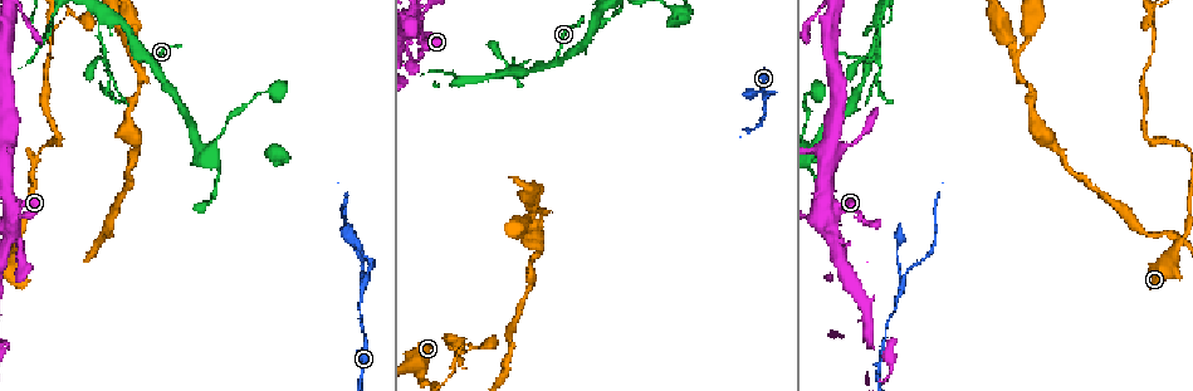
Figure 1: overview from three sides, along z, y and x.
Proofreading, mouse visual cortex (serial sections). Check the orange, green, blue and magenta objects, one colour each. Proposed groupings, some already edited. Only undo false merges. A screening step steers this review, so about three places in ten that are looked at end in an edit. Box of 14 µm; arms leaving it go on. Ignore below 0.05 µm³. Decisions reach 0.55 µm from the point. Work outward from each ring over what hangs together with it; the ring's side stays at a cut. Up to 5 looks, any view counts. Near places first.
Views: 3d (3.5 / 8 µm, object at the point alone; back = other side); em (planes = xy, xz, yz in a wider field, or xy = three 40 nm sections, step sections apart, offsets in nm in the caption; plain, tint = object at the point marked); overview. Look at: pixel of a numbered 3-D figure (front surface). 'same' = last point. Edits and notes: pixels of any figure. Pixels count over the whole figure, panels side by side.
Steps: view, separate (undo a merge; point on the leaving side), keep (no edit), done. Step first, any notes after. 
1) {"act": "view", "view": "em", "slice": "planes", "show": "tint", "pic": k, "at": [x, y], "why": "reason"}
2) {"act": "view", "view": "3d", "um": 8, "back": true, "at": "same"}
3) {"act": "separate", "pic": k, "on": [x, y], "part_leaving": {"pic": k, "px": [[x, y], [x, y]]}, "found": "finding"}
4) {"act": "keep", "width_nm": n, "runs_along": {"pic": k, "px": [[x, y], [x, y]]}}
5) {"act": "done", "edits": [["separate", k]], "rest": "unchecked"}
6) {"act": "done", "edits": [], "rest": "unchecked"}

{"act": "view", "view": "3d", "um": 3.5, "pic": 1, "at": [554, 63], "why": "calibre changes"}

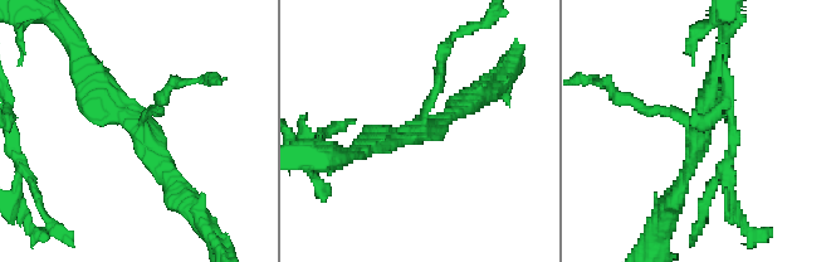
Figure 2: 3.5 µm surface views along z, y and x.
{"act": "view", "view": "em", "slice": "xy", "step": 3, "show": "tint", "pic": 2, "at": [142, 125], "why": "need the tissue"}

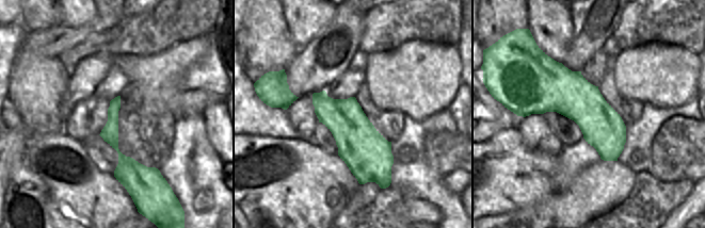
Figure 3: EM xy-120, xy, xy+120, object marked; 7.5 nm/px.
{"act": "view", "view": "em", "slice": "xy", "step": 1, "show": "tint", "at": "same", "why": "another direction"}

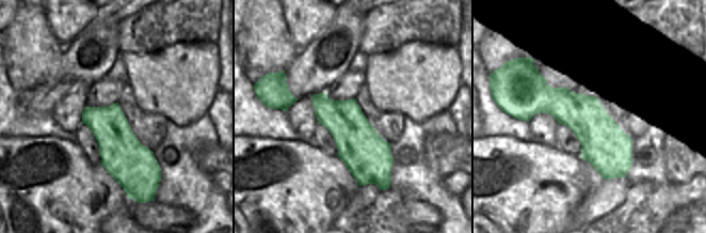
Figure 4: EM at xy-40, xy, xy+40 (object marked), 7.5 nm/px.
{"act": "keep", "width_nm": 360, "runs_along": {"pic": 2, "px": [[629, 101], [697, 127], [674, 197]]}, "found": "all the same cell"}

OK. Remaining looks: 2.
{"act": "view", "view": "3d", "um": 3.5, "pic": 1, "at": [12, 233], "why": "sharp bend"}

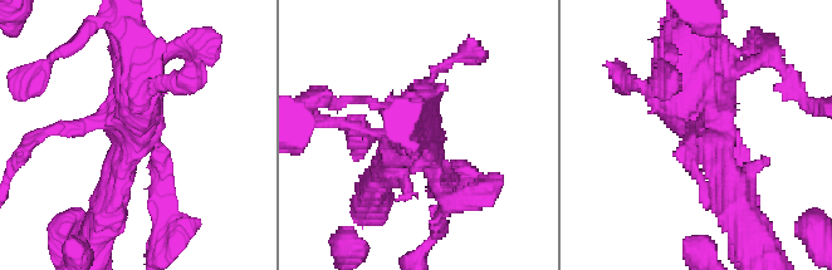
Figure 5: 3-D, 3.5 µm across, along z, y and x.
{"act": "view", "view": "em", "slice": "xy", "step": 2, "show": "tint", "pic": 5, "at": [133, 134], "why": "need the tissue"}

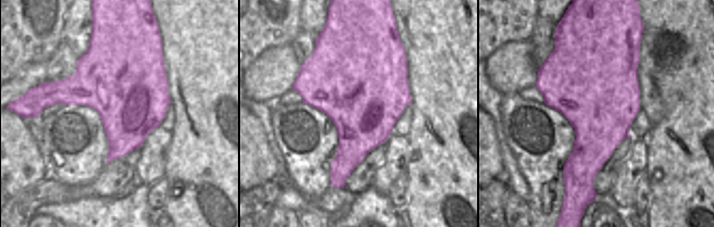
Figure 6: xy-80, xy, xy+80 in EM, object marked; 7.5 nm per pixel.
{"act": "keep", "found": "continuous, no second cell"}

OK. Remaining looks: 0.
{"act": "done", "edits": [], "rest": "unchecked"}

